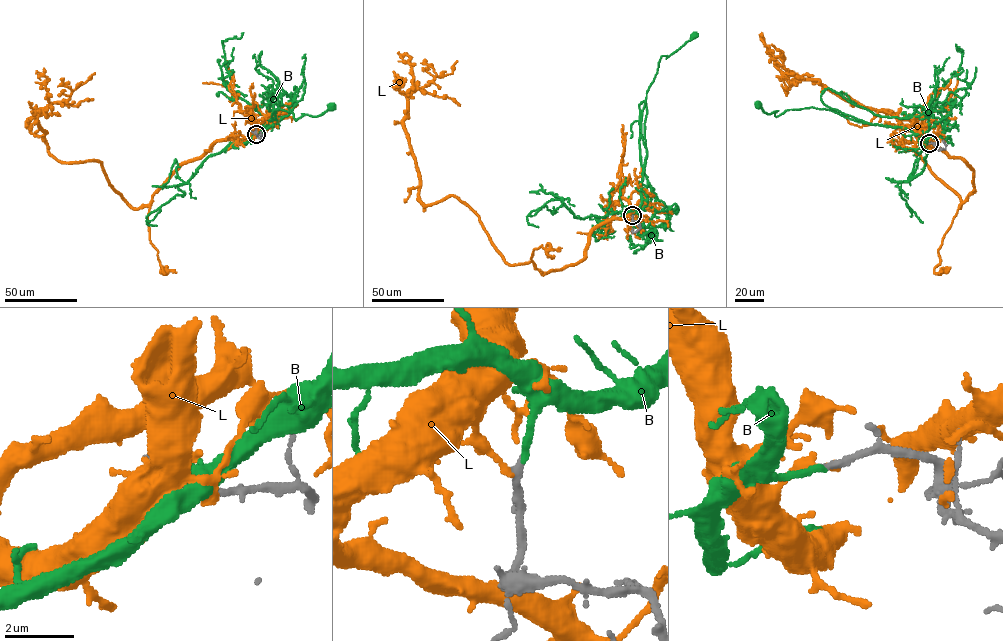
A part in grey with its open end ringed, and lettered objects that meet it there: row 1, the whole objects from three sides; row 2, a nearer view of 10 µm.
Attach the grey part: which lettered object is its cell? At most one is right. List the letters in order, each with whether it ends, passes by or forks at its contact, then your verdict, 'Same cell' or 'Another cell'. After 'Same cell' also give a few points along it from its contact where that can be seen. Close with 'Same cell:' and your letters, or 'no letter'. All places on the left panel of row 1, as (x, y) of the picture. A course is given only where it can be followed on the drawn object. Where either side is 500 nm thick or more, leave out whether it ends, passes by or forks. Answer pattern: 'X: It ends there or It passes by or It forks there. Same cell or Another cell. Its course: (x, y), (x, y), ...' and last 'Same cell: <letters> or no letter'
B: It ends there. Same cell. Its course: (256, 134), (275, 119), (276, 109), (292, 112), (296, 120), (332, 107)
L: It ends there. Another cell
Same cell: B

